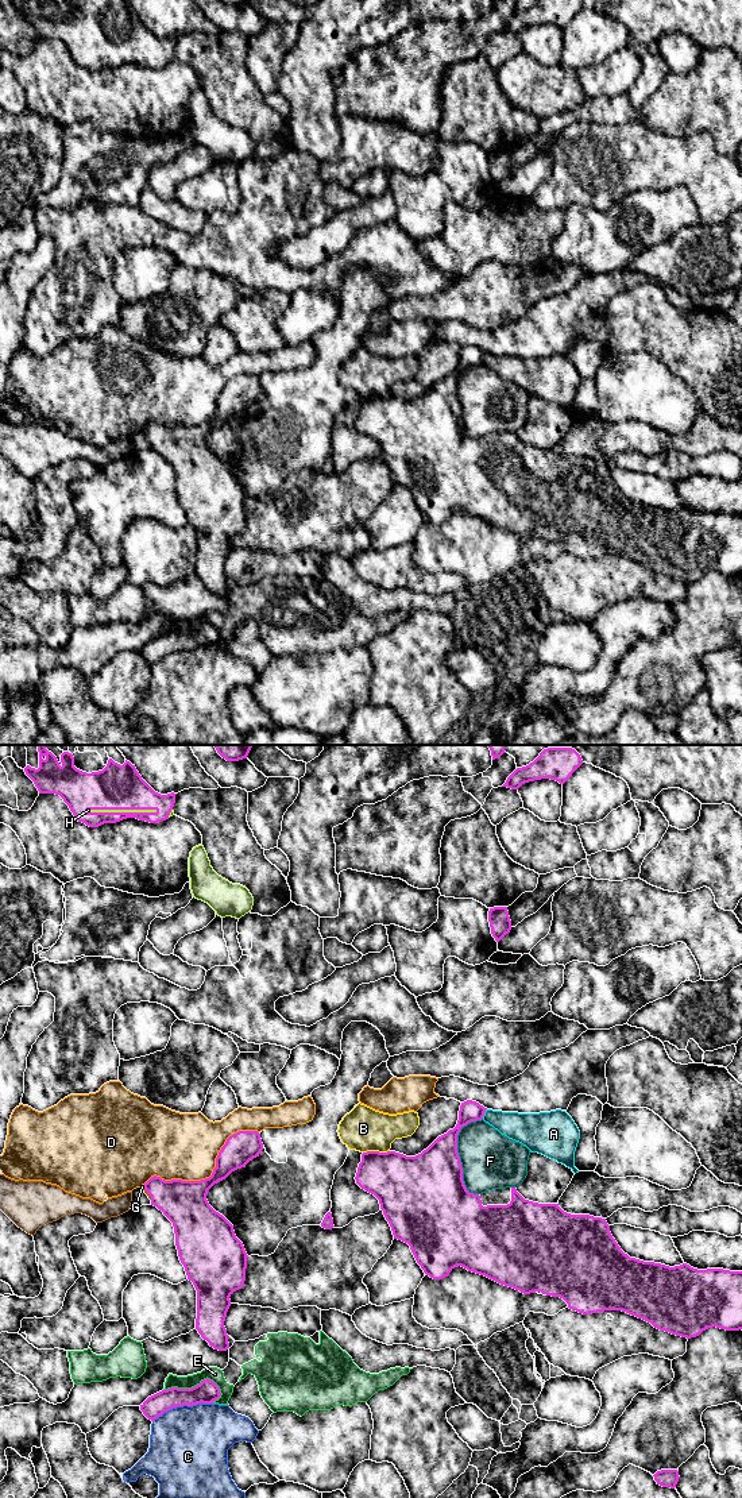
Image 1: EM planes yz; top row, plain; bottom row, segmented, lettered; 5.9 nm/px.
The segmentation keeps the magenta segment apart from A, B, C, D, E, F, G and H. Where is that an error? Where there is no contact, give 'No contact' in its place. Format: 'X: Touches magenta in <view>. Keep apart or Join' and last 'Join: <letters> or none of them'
A: Touches magenta in yz. Keep apart
B: Touches magenta in yz. Keep apart
C: Touches magenta in yz. Keep apart
D: Touches magenta in yz. Keep apart
E: Touches magenta in yz. Keep apart
F: Touches magenta in yz. Keep apart
G: Touches magenta in yz. Join
H: Touches magenta in yz. Join
Join: G, H

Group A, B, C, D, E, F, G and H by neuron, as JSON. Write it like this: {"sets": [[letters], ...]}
{"sets": [["A"], ["B"], ["C"], ["D"], ["E"], ["F"], ["G", "H"]]}

